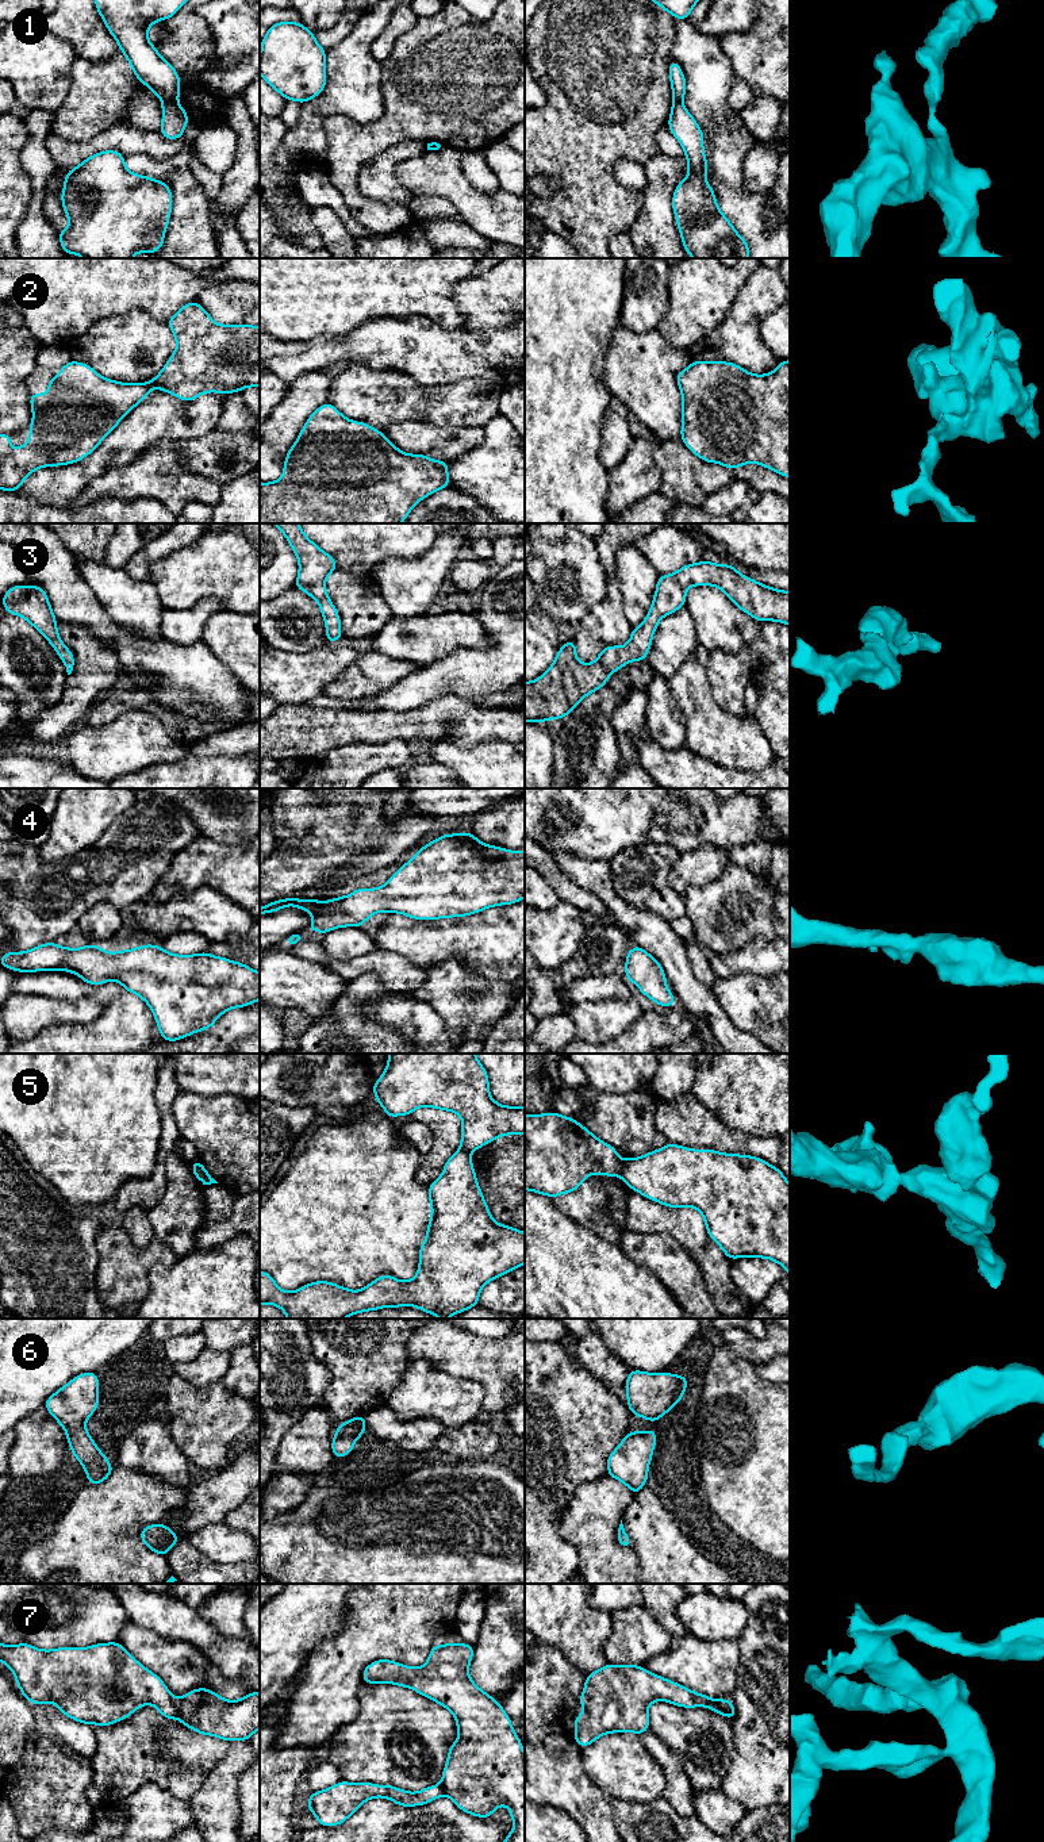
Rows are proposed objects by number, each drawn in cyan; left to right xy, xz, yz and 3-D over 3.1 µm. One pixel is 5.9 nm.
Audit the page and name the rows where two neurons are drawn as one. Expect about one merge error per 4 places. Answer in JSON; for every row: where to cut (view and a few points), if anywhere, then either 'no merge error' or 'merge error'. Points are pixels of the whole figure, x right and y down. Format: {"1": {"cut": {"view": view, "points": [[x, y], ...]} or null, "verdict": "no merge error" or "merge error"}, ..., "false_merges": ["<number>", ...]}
{"1": {"cut": {"view": "xy", "points": [[175, 100], [162, 103]]}, "verdict": "merge error"}, "2": {"cut": null, "verdict": "no merge error"}, "3": {"cut": null, "verdict": "no merge error"}, "4": {"cut": null, "verdict": "no merge error"}, "5": {"cut": {"view": "yz", "points": [[624, 1161], [620, 1175]]}, "verdict": "merge error"}, "6": {"cut": null, "verdict": "no merge error"}, "7": {"cut": {"view": "xy", "points": [[175, 1700], [179, 1716]]}, "verdict": "merge error"}, "false_merges": ["1", "5", "7"]}

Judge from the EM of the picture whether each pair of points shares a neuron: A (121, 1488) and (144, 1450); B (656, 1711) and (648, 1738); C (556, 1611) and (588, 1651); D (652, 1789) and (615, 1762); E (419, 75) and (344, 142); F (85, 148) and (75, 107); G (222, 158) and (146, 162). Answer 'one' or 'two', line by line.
A: two
B: two
C: one
D: one
E: one
F: two
G: two

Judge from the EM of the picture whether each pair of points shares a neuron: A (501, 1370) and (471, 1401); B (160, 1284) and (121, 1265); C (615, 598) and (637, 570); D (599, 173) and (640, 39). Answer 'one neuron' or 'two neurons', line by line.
A: two neurons
B: two neurons
C: two neurons
D: one neuron

